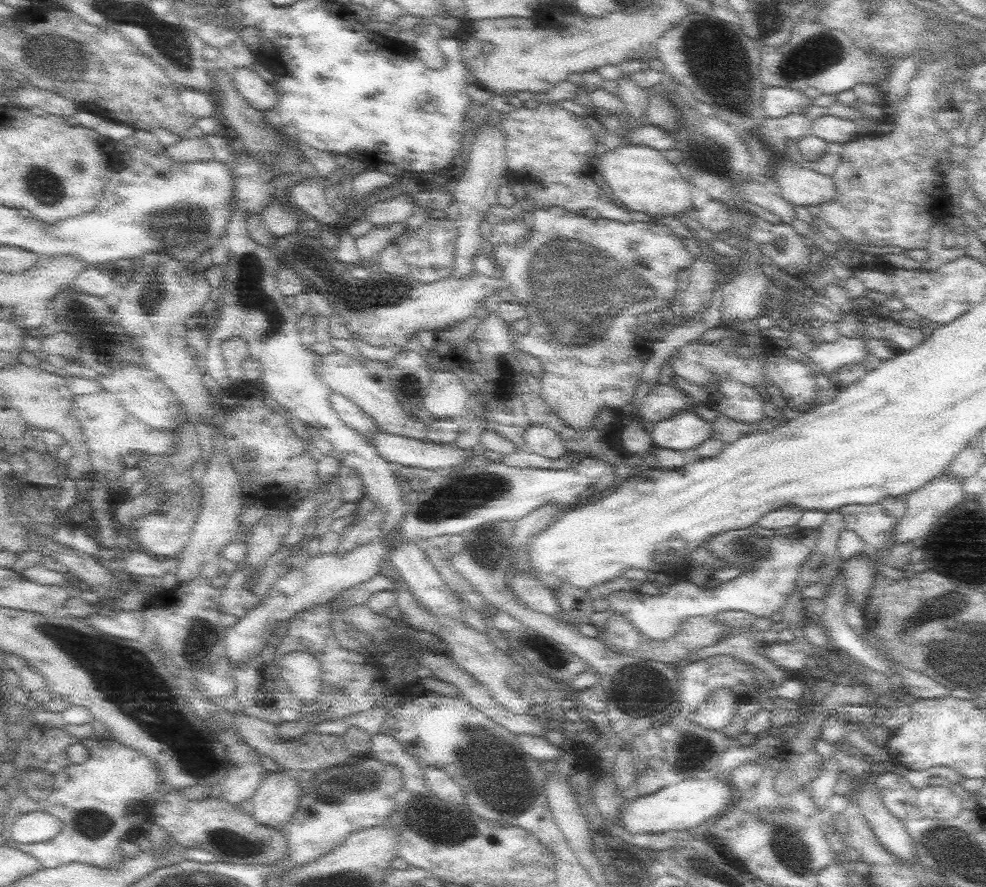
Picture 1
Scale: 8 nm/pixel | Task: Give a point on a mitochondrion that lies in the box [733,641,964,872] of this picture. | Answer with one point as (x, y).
(788, 855)

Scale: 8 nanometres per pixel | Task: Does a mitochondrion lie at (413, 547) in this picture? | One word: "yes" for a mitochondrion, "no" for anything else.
no

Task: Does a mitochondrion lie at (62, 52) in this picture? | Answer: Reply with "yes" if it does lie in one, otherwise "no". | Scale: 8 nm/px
yes

